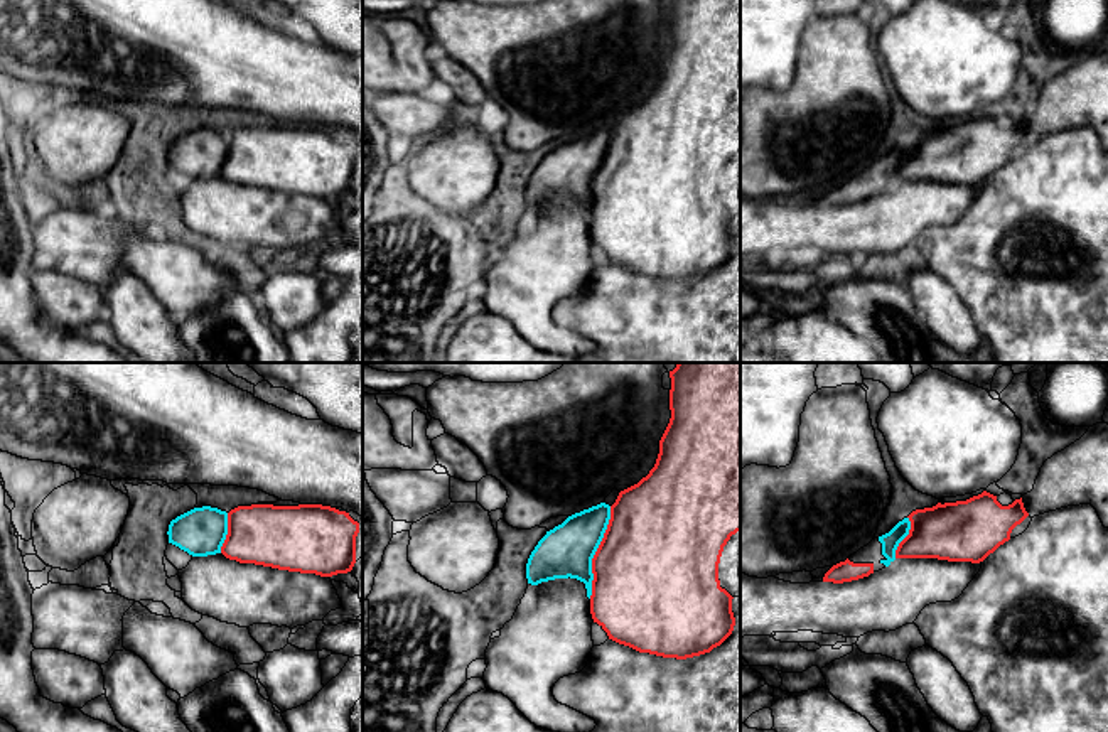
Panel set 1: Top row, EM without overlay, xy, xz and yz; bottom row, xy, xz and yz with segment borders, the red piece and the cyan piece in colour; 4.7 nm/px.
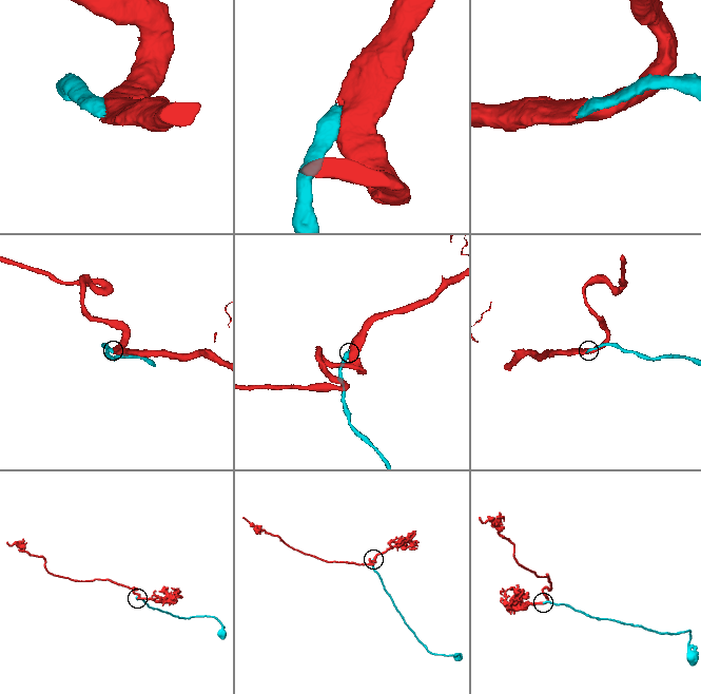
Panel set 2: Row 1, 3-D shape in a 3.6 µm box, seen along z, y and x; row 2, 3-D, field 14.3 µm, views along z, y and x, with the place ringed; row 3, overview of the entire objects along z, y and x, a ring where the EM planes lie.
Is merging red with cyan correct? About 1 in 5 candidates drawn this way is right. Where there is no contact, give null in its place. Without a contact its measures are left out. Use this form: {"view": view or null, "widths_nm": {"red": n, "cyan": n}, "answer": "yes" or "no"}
{"view": "xz", "widths_nm": {"red": 500, "cyan": 260}, "answer": "yes"}

